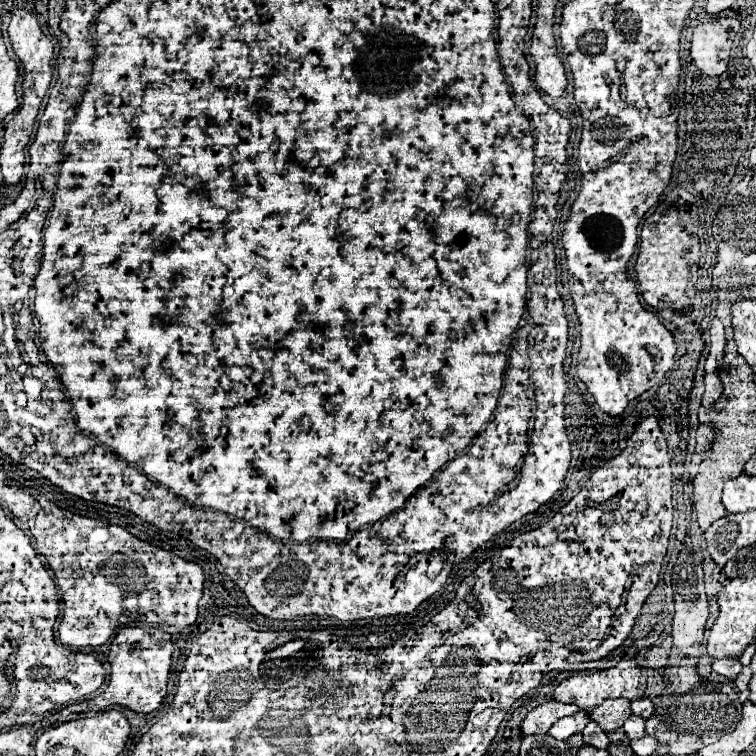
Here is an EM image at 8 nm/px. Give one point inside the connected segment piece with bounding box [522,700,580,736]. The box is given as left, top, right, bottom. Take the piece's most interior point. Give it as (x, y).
(538, 721)

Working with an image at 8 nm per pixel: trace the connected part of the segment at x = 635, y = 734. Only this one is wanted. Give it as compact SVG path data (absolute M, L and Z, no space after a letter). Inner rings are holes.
M632 716L630 720L624 722L624 730L626 730L628 738L640 738L640 736L644 736L644 718Z

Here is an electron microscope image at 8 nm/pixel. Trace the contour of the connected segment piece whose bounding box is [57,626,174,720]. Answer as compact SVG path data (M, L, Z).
M126 626L122 628L112 644L110 644L110 654L108 662L112 666L110 672L110 682L92 700L79 702L66 706L57 712L58 720L65 718L72 713L84 713L88 710L106 710L114 704L126 706L134 712L152 712L158 710L164 696L166 696L166 682L168 682L168 672L170 672L170 658L172 658L174 642L172 634L164 632L162 628L142 628L142 626Z

